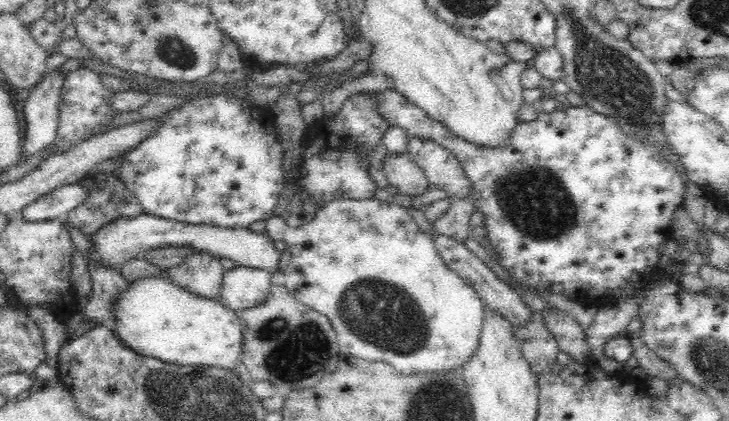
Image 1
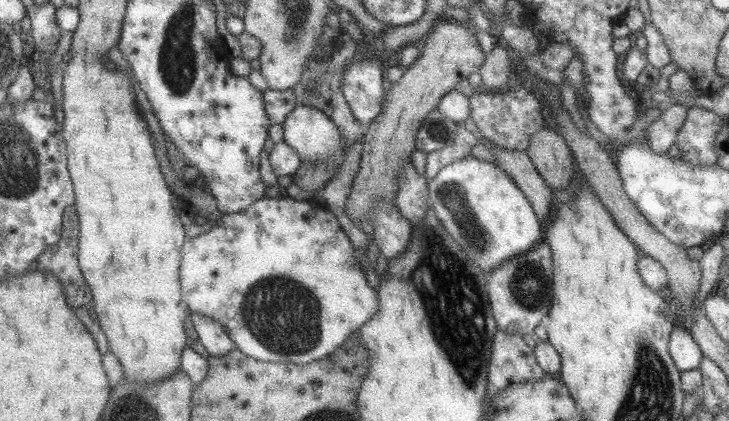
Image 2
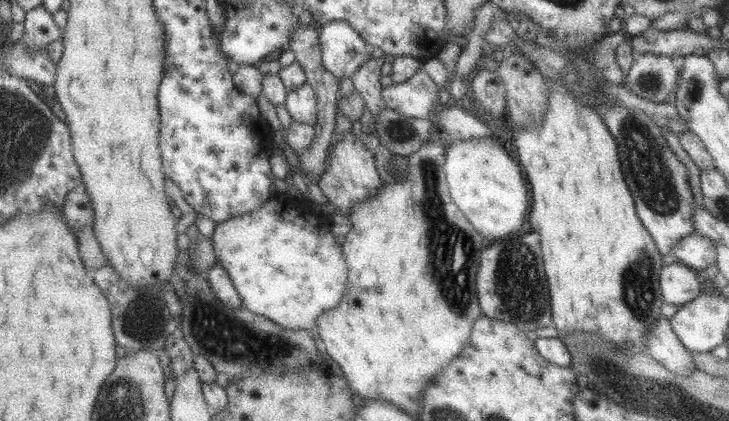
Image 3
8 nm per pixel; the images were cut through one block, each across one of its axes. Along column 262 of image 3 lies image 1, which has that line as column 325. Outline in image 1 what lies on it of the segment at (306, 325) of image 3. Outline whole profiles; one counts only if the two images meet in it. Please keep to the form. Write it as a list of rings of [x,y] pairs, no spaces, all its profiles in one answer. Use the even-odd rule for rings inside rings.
[[[338,198],[330,200],[325,206],[320,207],[310,222],[306,222],[298,228],[288,226],[288,223],[282,217],[272,216],[266,220],[266,230],[267,235],[273,241],[282,240],[291,255],[286,270],[279,277],[279,283],[288,289],[288,292],[294,296],[296,301],[328,317],[333,329],[338,332],[337,339],[339,340],[339,349],[342,355],[352,355],[372,362],[384,361],[393,365],[400,373],[416,374],[418,372],[459,371],[462,364],[468,362],[468,356],[472,356],[472,352],[476,350],[476,340],[480,336],[480,324],[484,320],[485,306],[483,300],[475,288],[468,286],[462,278],[458,277],[456,272],[452,272],[447,268],[436,250],[433,239],[420,229],[420,226],[410,216],[407,208],[395,204],[391,200]]]

